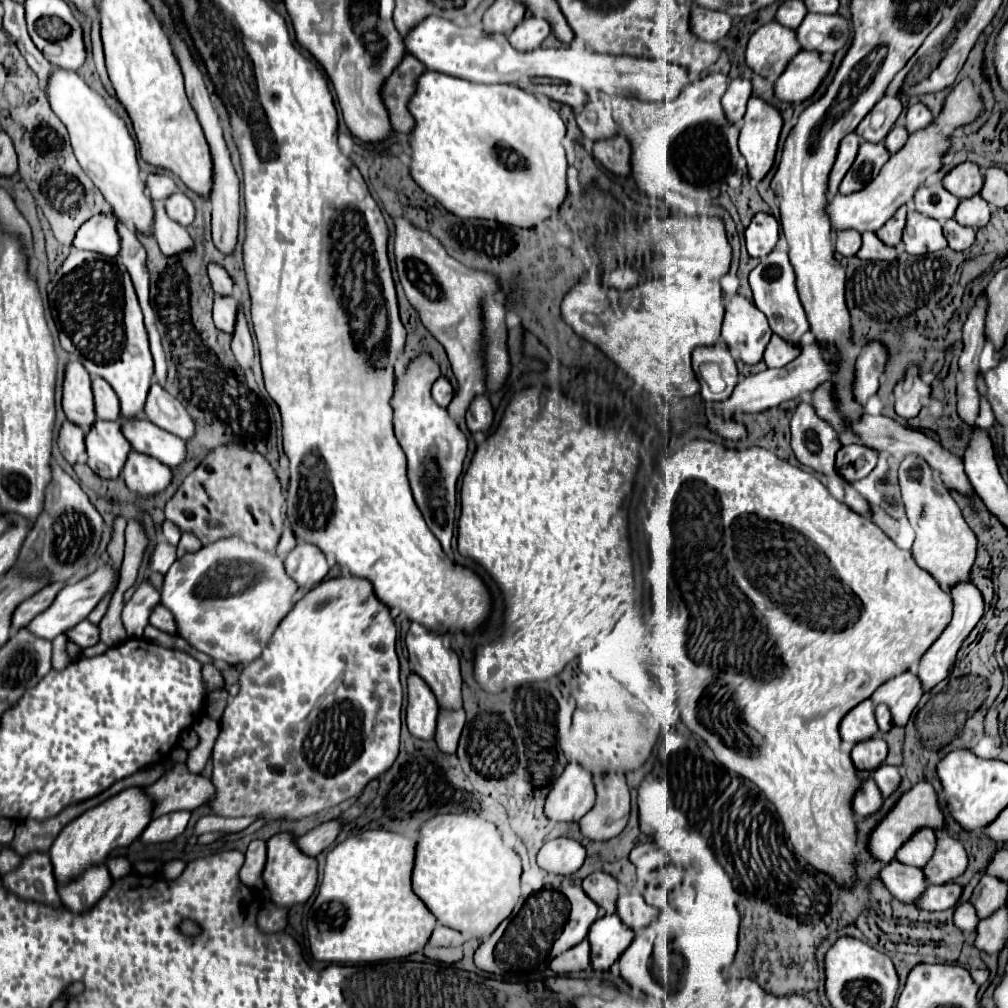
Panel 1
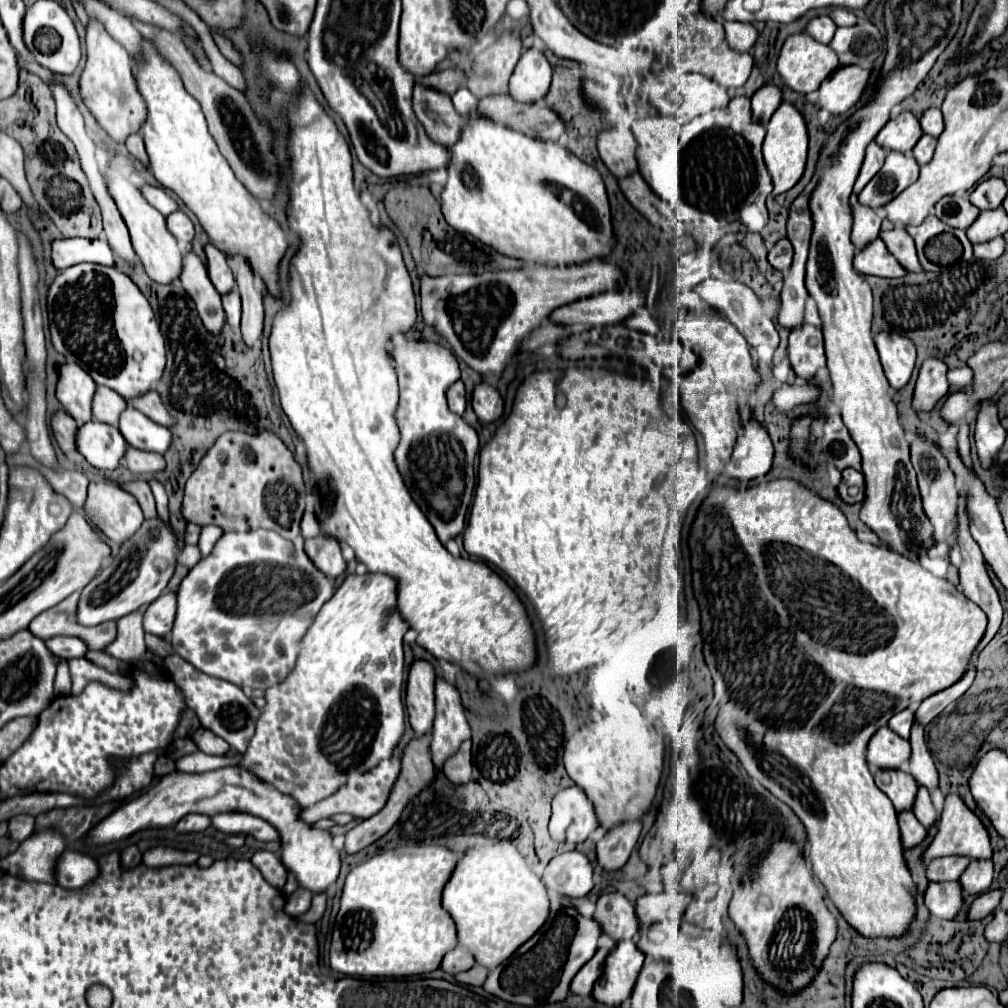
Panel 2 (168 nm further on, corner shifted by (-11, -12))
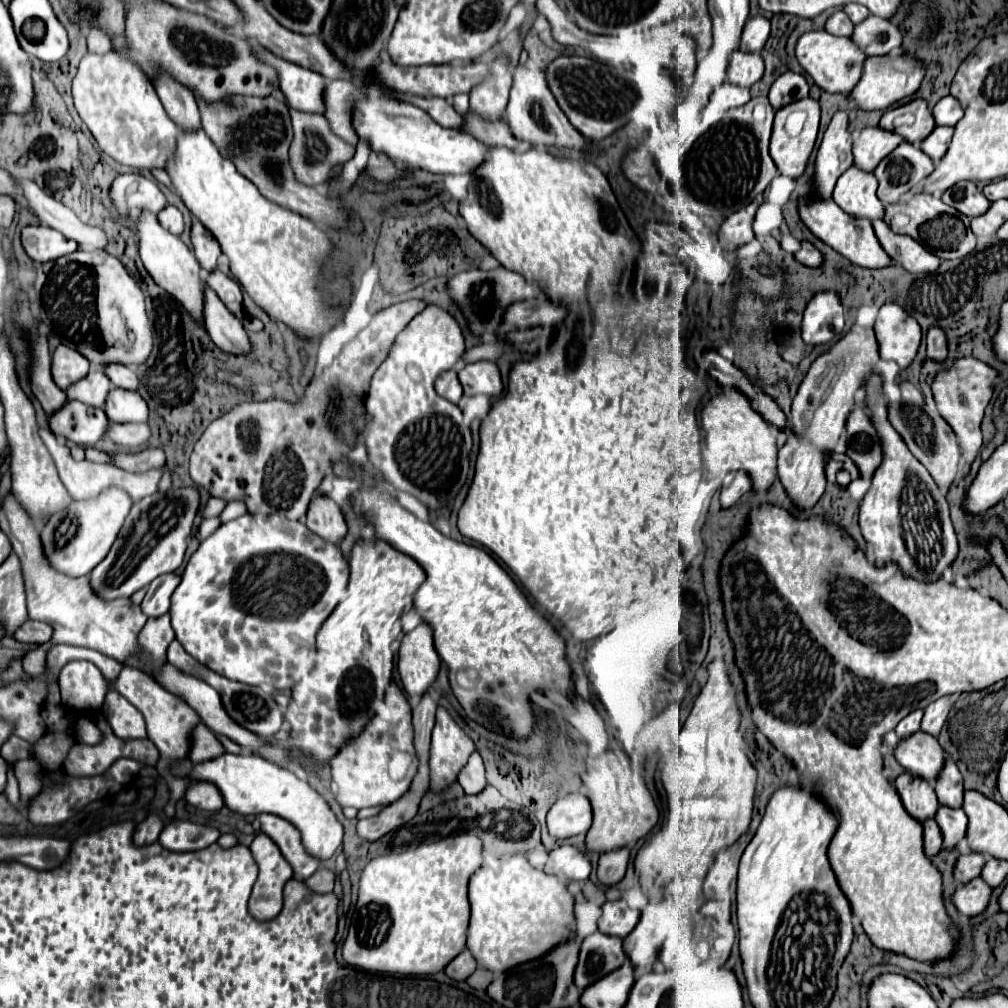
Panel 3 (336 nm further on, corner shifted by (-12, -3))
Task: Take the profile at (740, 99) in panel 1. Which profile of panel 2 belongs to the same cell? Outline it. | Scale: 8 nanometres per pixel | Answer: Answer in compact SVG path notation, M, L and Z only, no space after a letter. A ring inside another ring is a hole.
M765 84L763 88L759 88L751 98L755 120L765 126L771 120L775 108L779 108L781 102L783 102L783 92L781 92L779 86Z

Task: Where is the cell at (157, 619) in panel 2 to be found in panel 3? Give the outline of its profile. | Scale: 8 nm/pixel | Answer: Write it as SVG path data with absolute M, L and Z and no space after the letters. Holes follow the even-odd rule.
M168 573L162 575L160 579L152 581L152 587L148 587L146 597L142 601L142 611L148 617L160 617L164 613L168 613L170 609L170 595L174 593L174 589L178 587L180 577L176 573Z

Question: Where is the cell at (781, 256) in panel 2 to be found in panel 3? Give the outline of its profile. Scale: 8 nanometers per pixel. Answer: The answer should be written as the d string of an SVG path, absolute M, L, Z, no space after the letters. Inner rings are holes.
M802 241L800 249L794 253L796 261L800 261L802 265L808 265L808 267L818 267L822 265L822 253L808 241Z

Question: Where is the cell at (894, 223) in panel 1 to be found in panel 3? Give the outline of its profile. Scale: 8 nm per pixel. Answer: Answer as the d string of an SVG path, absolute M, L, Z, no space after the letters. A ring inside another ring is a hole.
M882 219L872 221L872 225L874 225L874 233L876 233L880 245L884 247L884 251L896 263L900 263L906 271L928 273L928 271L936 271L936 267L940 265L940 259L936 255L932 255L930 251L920 247L920 243L916 243L912 237L892 233L892 229Z

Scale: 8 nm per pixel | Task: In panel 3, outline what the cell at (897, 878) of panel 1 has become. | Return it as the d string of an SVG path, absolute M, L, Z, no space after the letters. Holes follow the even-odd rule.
M976 877L954 889L952 903L960 913L974 917L986 909L990 893L992 893L992 889L980 877Z

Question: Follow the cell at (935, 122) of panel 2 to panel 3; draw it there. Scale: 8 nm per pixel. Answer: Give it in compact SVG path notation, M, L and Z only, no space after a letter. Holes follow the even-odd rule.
M942 97L934 107L932 107L932 115L936 125L956 125L958 119L964 115L960 103L956 103L954 97Z

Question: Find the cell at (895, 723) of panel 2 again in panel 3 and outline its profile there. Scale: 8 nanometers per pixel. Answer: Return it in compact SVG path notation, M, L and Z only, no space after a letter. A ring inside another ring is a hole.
M920 709L908 713L908 715L896 725L896 733L898 733L898 737L904 737L904 735L912 735L912 733L916 733L916 731L920 729L920 719L922 719L922 711L920 711Z

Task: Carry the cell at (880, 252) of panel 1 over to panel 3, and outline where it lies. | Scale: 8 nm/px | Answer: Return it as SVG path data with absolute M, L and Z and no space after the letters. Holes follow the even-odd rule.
M806 195L800 197L800 209L798 211L800 211L802 221L808 225L808 229L818 239L822 239L826 245L830 245L832 249L836 249L840 255L844 255L852 263L856 263L860 267L870 267L870 269L890 267L892 259L890 259L888 253L884 253L880 241L874 235L872 223L868 219L852 219L852 217L844 215L844 211L840 211L840 207L836 207L836 203L832 203L832 201L808 203Z

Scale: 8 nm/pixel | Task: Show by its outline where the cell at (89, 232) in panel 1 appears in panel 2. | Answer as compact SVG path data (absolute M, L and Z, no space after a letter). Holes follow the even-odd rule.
M69 238L51 242L51 262L57 270L75 266L81 262L95 262L103 266L113 266L115 252L105 240L87 240L87 238Z

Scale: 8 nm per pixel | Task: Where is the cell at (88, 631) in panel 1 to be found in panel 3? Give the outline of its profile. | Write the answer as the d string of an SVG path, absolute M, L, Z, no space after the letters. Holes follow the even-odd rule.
M28 621L24 627L20 627L20 631L16 631L16 639L18 641L26 641L26 643L48 643L52 639L52 627L48 623L40 623L40 621Z

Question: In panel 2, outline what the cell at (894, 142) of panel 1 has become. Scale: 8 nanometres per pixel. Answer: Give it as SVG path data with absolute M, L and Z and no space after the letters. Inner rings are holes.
M923 134L921 140L917 142L917 146L913 148L913 156L915 156L915 160L917 160L921 166L931 160L931 156L933 156L933 152L935 152L935 144L937 144L937 138L935 138L935 136Z

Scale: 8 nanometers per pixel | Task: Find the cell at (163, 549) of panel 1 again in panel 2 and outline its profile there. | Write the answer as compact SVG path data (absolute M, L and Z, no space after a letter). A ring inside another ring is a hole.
M185 546L177 558L179 564L187 566L187 568L193 568L197 562L201 560L201 552L199 552L199 546Z

